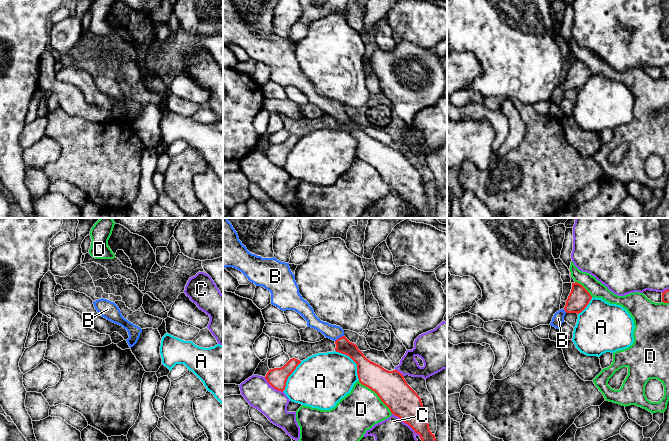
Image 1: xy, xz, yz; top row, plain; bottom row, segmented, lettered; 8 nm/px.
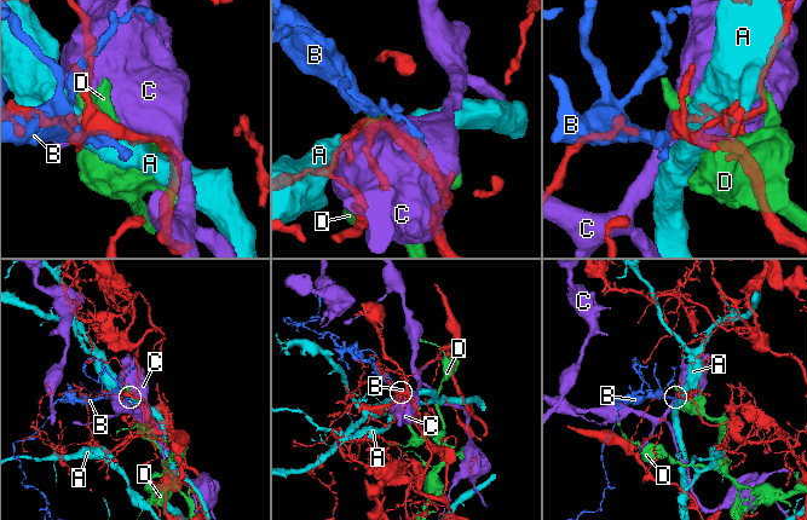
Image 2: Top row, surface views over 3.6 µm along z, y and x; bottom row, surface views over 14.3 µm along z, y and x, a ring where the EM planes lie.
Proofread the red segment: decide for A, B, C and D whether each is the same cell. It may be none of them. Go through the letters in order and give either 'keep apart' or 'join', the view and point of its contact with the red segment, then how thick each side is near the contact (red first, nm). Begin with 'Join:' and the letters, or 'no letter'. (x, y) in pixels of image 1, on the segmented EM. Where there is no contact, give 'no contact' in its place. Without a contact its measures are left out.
Join: B
A: keep apart; meets red in xz at (354, 361); 200 nm thick on the red side, 400 nm on the other
B: join; meets red in xz at (340, 337); 120 nm thick on the red side, 120 nm on the other
C: keep apart; meets red in xz at (407, 423); 240 nm thick on the red side, 320 nm on the other
D: keep apart; meets red in xz at (377, 394); 260 nm thick on the red side, 320 nm on the other

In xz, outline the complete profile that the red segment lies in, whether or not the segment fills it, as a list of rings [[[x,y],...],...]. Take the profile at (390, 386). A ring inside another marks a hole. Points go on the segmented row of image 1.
[[[223,218],[223,268],[233,267],[241,271],[248,280],[256,286],[262,286],[271,293],[271,304],[282,311],[294,310],[306,321],[307,326],[321,332],[326,338],[336,344],[335,351],[349,356],[357,364],[359,382],[374,391],[391,413],[399,417],[417,433],[422,442],[435,442],[435,435],[430,431],[428,421],[423,411],[423,404],[418,394],[407,384],[404,376],[397,370],[388,371],[380,365],[367,359],[356,344],[344,336],[340,326],[321,321],[314,313],[310,304],[302,298],[295,275],[291,272],[289,263],[281,262],[275,257],[262,258],[250,253],[239,240],[238,234],[227,218]]]

